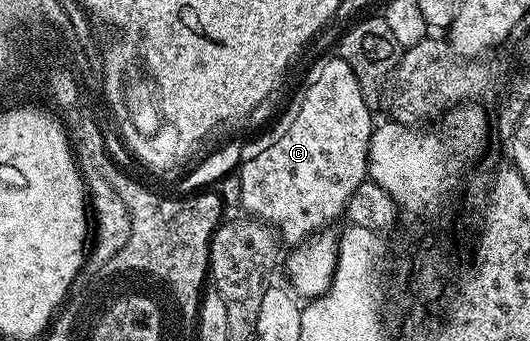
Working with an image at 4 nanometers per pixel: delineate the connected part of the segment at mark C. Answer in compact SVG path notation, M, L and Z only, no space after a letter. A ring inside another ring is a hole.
M338 56L318 59L309 68L308 75L304 78L304 87L293 96L292 103L288 106L288 111L277 120L276 127L265 138L257 140L256 146L260 151L252 155L249 153L239 164L238 173L240 175L240 183L242 184L240 206L243 213L261 222L267 222L269 226L278 231L279 237L285 243L287 243L286 241L289 242L289 247L292 248L307 241L312 235L329 229L333 224L336 224L332 222L338 221L340 217L343 219L348 209L348 201L354 195L354 190L368 178L368 149L370 148L370 140L372 139L372 131L374 129L372 110L368 107L368 102L369 99L362 92L362 88L358 84L358 76L354 76L354 71L350 69L350 64L346 64L346 60L342 60Z

